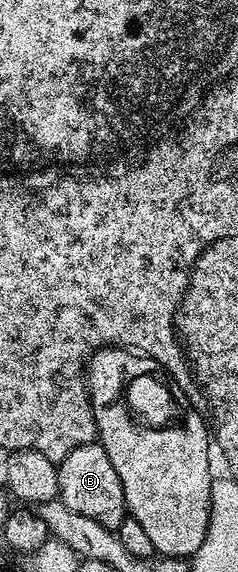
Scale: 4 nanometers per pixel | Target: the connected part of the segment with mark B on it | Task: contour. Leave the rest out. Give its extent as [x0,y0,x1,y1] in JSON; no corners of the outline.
[57,442,128,530]

